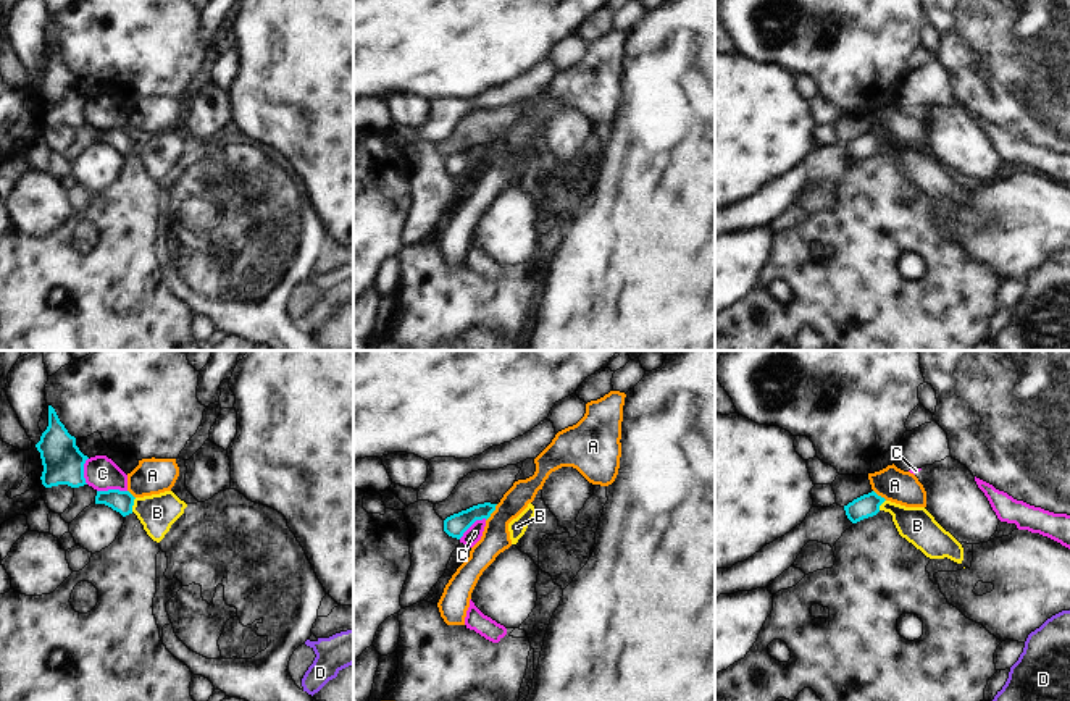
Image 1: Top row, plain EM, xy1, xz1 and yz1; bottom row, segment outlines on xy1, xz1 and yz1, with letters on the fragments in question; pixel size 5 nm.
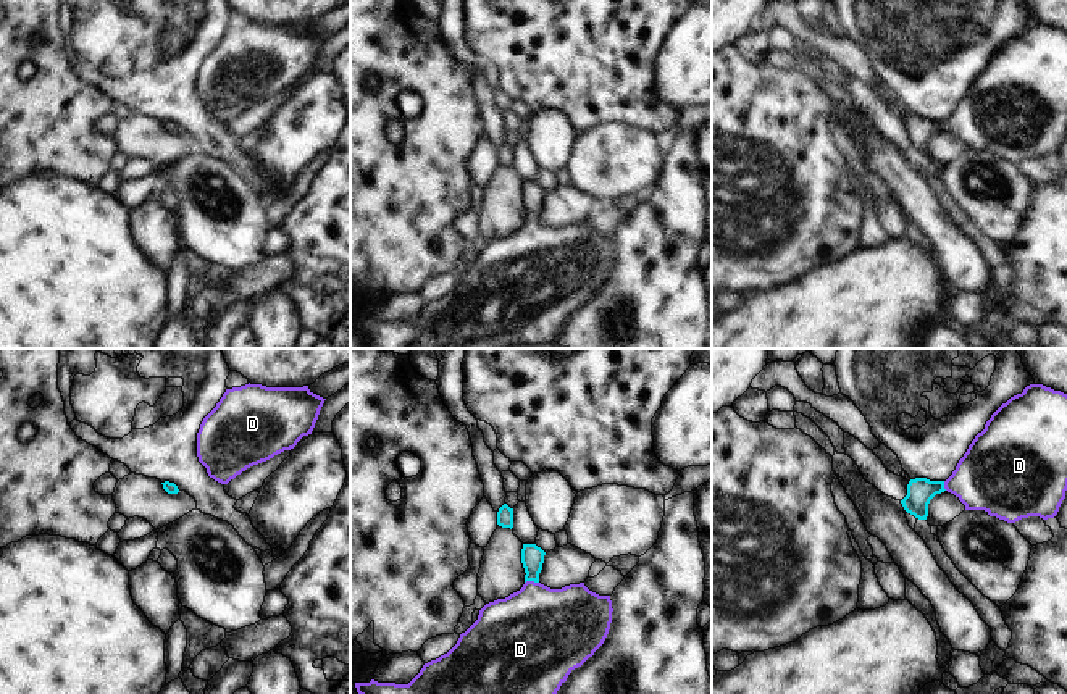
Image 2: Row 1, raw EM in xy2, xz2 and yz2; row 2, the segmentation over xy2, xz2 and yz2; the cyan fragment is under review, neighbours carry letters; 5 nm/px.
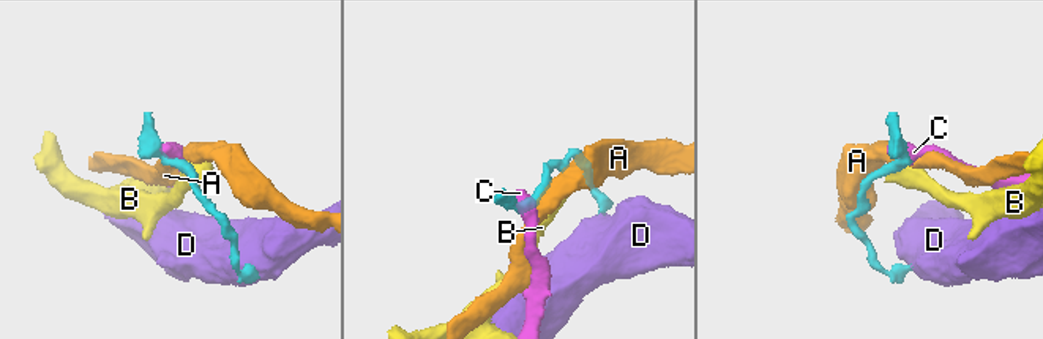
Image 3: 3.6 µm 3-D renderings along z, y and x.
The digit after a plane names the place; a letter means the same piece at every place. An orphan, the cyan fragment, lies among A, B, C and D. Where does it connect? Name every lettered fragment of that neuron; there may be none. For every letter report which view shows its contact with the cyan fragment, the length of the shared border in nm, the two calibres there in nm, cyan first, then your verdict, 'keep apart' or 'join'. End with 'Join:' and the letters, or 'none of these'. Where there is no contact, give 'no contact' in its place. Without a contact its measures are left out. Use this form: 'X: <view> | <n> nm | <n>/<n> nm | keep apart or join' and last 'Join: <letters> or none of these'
A: xz1 | 110 nm | 110/140 nm | keep apart
B: xy1 | 80 nm | 110/190 nm | keep apart
C: xy1 | 150 nm | 110/170 nm | keep apart
D: xz2 | 70 nm | 110/440 nm | join
Join: D

